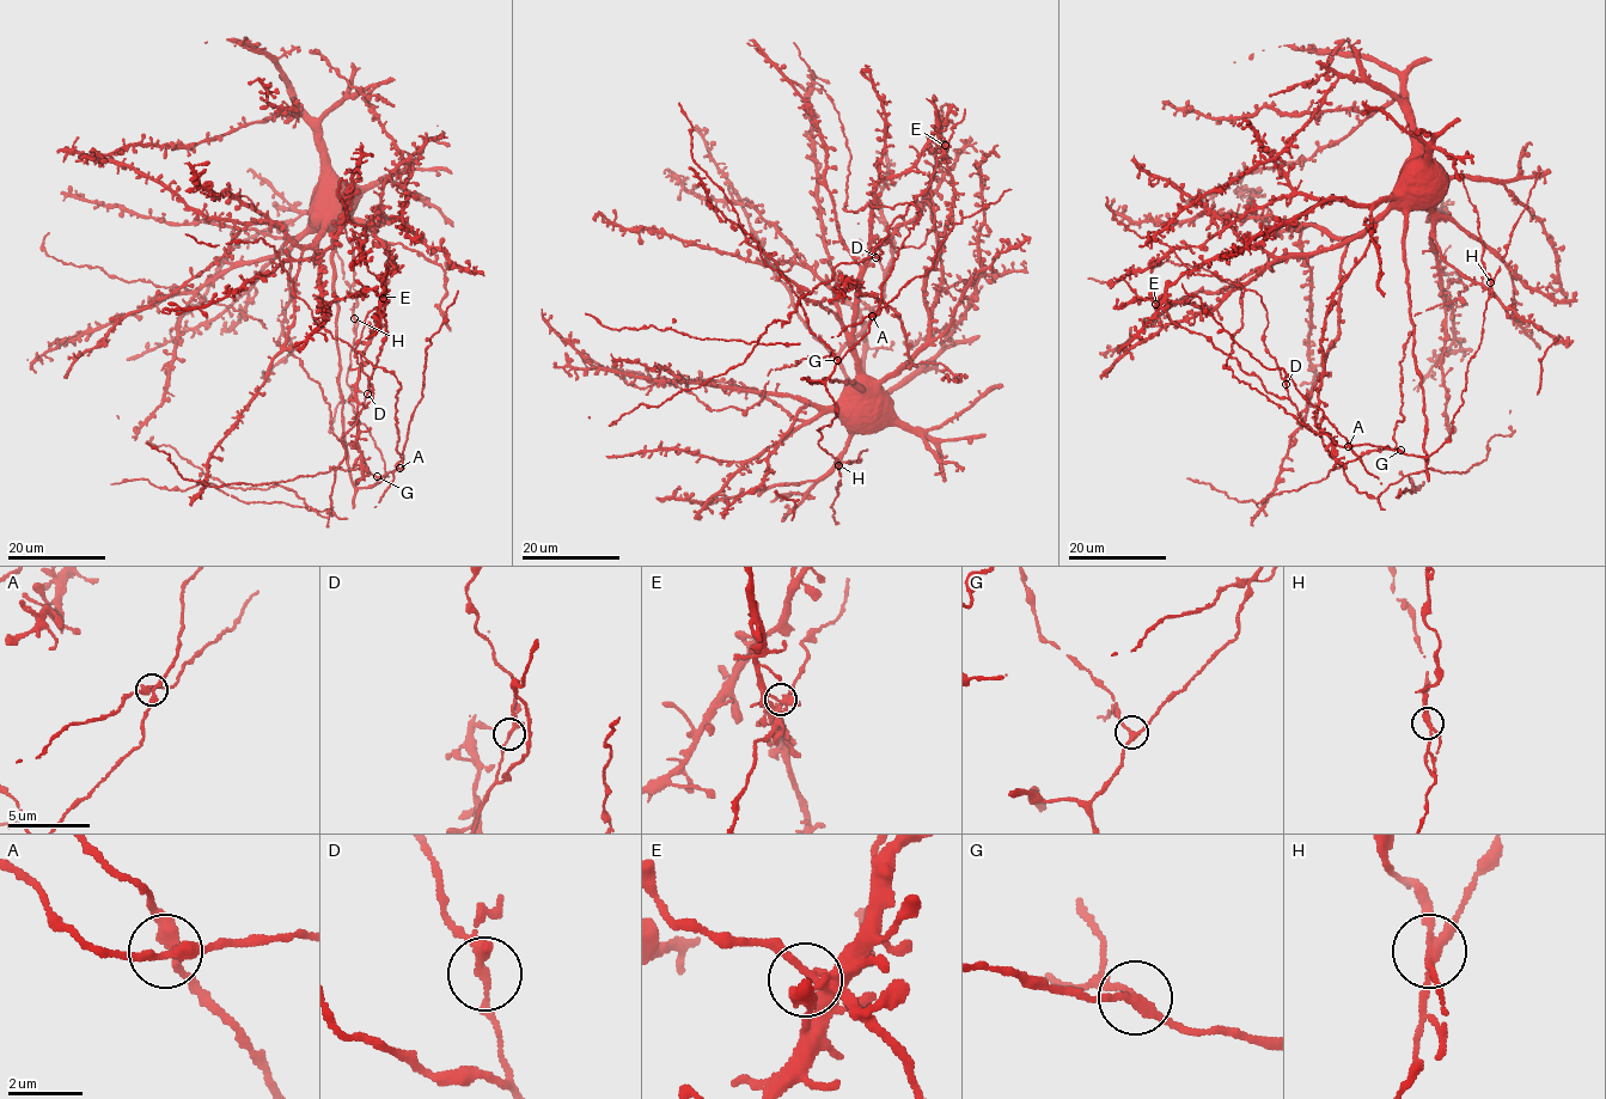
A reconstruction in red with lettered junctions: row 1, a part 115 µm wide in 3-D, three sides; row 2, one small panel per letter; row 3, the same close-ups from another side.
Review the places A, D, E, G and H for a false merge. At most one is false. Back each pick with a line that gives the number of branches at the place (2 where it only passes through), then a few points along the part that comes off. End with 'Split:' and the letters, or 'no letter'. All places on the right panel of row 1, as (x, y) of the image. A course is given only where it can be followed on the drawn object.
H: branches 4; course (1490, 284), (1482, 260), (1477, 209), (1469, 199), (1461, 170)
Split: H

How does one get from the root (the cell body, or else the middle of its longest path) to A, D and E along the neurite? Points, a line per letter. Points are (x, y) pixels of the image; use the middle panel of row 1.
A: (884, 413), (883, 403), (855, 383), (823, 378), (812, 383), (806, 378), (825, 380), (868, 333), (872, 316)
D: (884, 413), (880, 386), (926, 342), (941, 276), (928, 195), (935, 166), (926, 239), (879, 239), (875, 257)
E: (884, 413), (880, 386), (899, 373), (928, 334), (924, 281), (941, 248), (954, 195), (945, 145)

